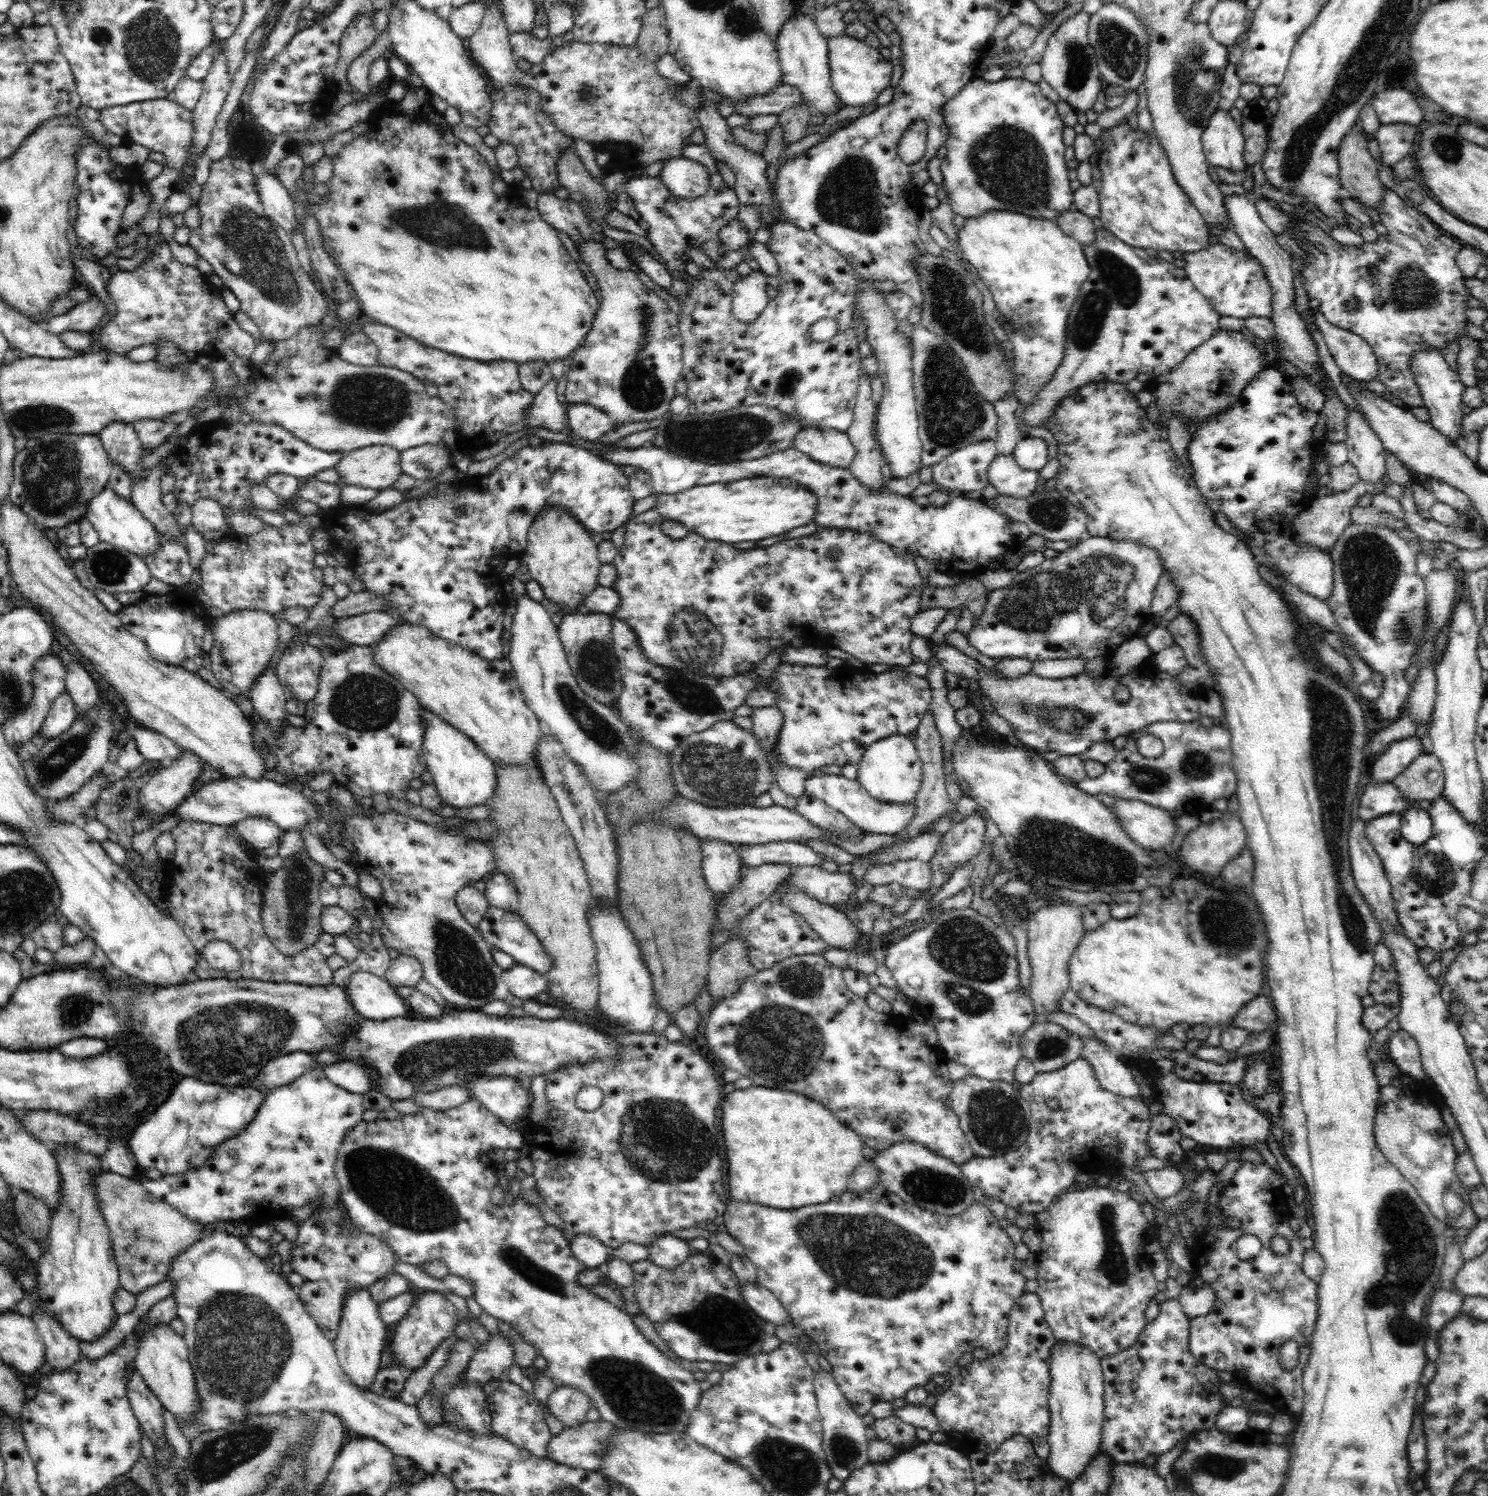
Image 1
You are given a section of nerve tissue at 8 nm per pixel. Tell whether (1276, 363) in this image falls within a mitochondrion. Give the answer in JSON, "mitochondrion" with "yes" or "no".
{"mitochondrion":"no"}

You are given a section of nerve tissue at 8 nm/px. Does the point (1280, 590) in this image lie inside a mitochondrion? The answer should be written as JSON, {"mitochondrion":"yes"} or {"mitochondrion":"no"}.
{"mitochondrion":"no"}

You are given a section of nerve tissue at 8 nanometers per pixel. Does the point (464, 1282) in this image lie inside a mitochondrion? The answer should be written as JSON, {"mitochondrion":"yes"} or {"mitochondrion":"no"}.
{"mitochondrion":"no"}

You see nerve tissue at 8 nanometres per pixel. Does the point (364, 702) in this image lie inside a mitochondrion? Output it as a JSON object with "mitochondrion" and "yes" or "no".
{"mitochondrion":"yes"}

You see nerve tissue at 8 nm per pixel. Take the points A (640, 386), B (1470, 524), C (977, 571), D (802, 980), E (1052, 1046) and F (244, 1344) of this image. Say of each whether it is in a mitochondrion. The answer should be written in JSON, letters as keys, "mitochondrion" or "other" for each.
{"A":"mitochondrion","B":"other","C":"other","D":"mitochondrion","E":"mitochondrion","F":"mitochondrion"}

